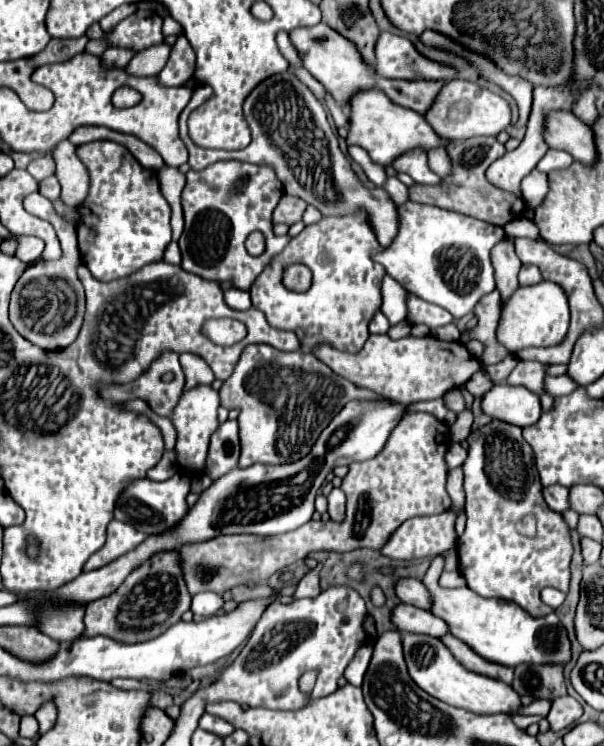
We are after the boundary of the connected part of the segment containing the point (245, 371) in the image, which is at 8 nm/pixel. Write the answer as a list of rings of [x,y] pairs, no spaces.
[[[251,344],[243,350],[235,372],[219,390],[221,406],[239,410],[241,458],[239,468],[251,464],[287,464],[307,456],[321,430],[351,400],[385,400],[337,376],[313,354],[281,352],[267,344]]]

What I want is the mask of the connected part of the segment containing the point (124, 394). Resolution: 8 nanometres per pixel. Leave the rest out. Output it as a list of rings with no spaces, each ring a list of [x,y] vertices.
[[[165,352],[163,358],[157,358],[151,368],[139,376],[135,382],[129,382],[129,384],[115,384],[115,386],[109,386],[109,388],[103,388],[103,398],[107,400],[117,400],[117,402],[125,402],[125,400],[135,400],[135,398],[141,398],[143,402],[147,402],[147,406],[163,416],[163,418],[169,418],[171,412],[175,410],[181,394],[183,394],[183,386],[185,386],[185,376],[181,372],[181,364],[179,364],[179,354],[173,354],[173,352]]]

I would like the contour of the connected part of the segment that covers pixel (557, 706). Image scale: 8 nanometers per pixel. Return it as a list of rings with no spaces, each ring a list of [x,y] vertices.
[[[561,696],[553,700],[547,720],[551,724],[551,730],[563,730],[563,728],[573,726],[581,718],[581,714],[583,714],[583,708],[575,698]]]

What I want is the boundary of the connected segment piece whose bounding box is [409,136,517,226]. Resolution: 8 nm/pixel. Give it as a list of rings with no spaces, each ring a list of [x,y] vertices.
[[[479,136],[479,138],[469,138],[469,140],[455,140],[449,142],[447,154],[451,160],[451,174],[441,180],[437,186],[425,186],[425,184],[413,184],[409,188],[409,200],[411,202],[423,202],[423,204],[433,204],[439,208],[455,210],[473,218],[479,218],[489,224],[507,224],[515,218],[513,214],[513,202],[517,196],[511,196],[495,186],[491,186],[485,178],[485,170],[505,154],[503,144],[499,144],[495,138]]]

